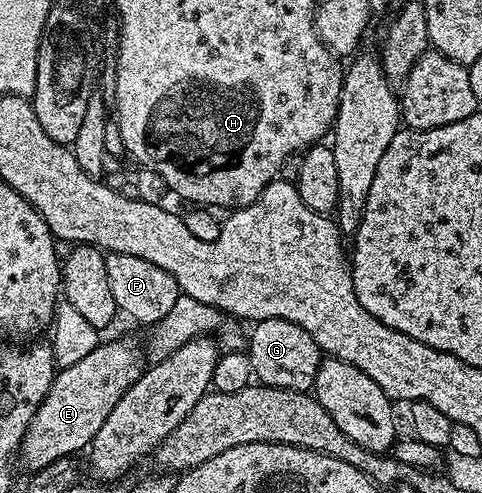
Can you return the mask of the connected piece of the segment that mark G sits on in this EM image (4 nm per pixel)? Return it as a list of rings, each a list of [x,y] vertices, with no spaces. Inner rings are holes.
[[[262,320],[251,327],[252,335],[246,338],[246,353],[252,373],[257,383],[272,386],[275,389],[311,391],[316,384],[318,368],[322,361],[322,351],[306,332],[298,324],[290,320]],[[248,344],[248,346],[247,346]]]

